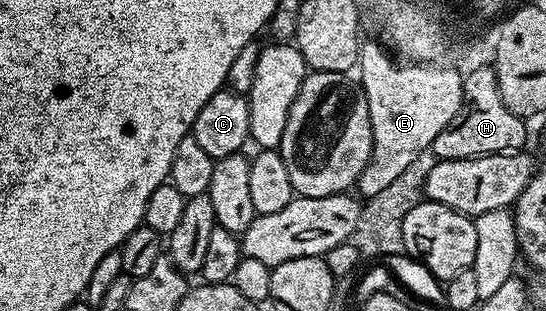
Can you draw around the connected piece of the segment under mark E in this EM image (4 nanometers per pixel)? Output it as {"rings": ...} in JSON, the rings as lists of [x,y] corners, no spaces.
{"rings":[[[380,42],[360,45],[360,72],[359,86],[367,98],[373,145],[355,188],[368,198],[391,186],[423,150],[432,149],[435,138],[461,108],[463,77],[453,69],[441,69],[435,64],[398,62]]]}

